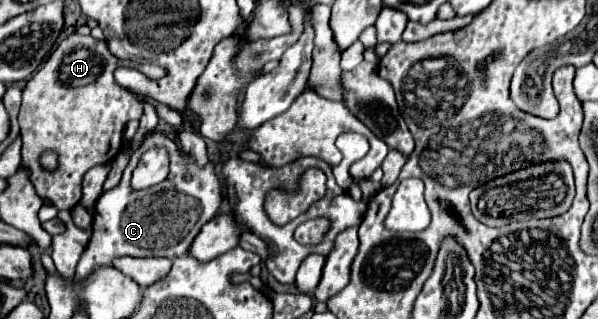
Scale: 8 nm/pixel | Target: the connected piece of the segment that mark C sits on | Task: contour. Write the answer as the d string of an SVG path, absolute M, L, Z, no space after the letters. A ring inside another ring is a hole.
M150 133L138 151L130 157L122 181L114 189L104 191L96 201L92 239L78 261L76 279L84 279L98 265L112 265L114 257L182 257L202 225L214 217L222 201L222 183L216 177L212 163L208 163L204 169L196 167L192 159L182 157L174 141L170 141L162 133ZM152 147L167 149L170 160L168 177L146 191L132 191L130 177L140 161L138 151L150 151ZM186 171L192 173L192 181L182 179Z

